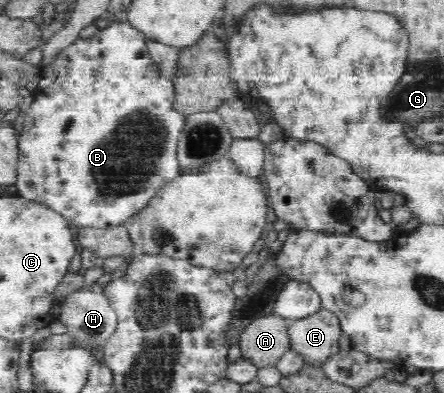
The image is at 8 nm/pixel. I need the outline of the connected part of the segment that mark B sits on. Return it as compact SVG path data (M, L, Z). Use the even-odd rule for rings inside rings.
M113 21L107 28L98 30L91 38L79 38L73 44L65 47L45 68L38 82L35 98L28 113L24 116L24 127L18 136L18 151L20 159L17 167L18 195L48 204L60 212L73 226L107 228L123 225L126 219L131 219L157 194L161 186L177 178L183 170L177 158L177 142L186 123L186 116L174 109L174 82L159 75L159 68L153 62L148 51L147 36L135 29L128 21Z

